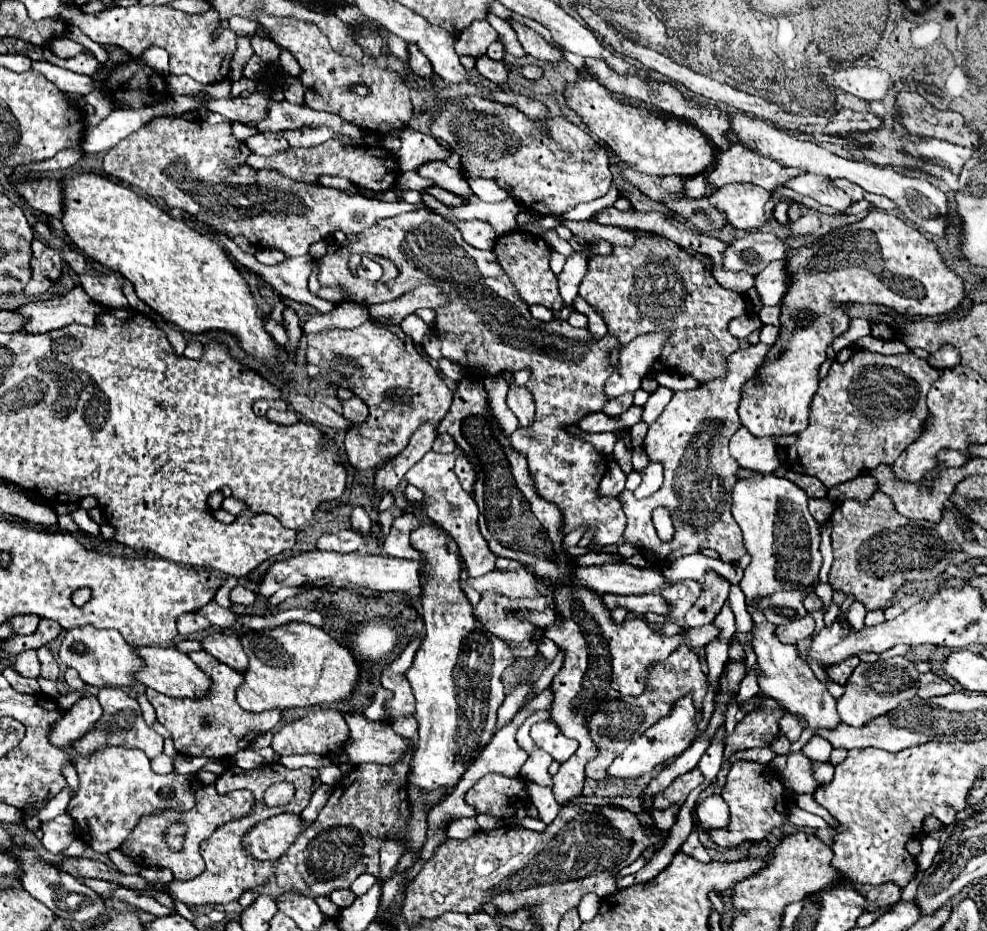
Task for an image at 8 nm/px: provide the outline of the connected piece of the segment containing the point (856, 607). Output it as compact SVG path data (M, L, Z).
M853 602L849 616L851 616L851 626L853 626L855 630L859 630L861 626L865 626L865 622L863 622L863 620L865 620L865 614L867 614L865 606L863 606L861 602Z

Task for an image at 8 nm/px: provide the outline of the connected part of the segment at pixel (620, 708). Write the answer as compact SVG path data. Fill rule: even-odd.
M677 648L663 664L657 664L655 670L651 670L651 680L647 684L647 692L643 692L641 696L627 696L627 698L621 698L621 700L613 700L613 702L607 702L607 704L601 704L599 712L595 712L595 716L591 716L591 738L595 740L597 748L599 748L599 756L595 760L591 760L585 768L585 774L597 782L605 782L607 780L607 766L635 740L639 738L647 728L651 728L663 714L667 714L671 710L671 704L679 698L679 696L685 696L687 692L693 692L695 694L695 704L697 708L701 708L701 702L703 702L703 696L707 694L707 676L701 672L699 668L699 658L695 656L693 650L689 648Z

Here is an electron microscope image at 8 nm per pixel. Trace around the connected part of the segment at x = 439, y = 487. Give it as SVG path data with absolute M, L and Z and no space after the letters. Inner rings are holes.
M458 449L450 454L440 454L431 450L417 464L413 464L409 468L409 472L405 474L405 480L409 484L421 488L427 494L427 500L425 500L427 516L431 516L431 520L435 520L439 526L443 526L447 532L451 532L451 536L455 536L455 542L459 544L461 556L465 560L467 576L469 578L479 578L479 576L495 570L497 556L489 550L487 540L479 532L479 526L477 526L479 510L477 510L477 504L475 504L473 496L469 492L463 492L463 488L459 484L459 478L453 472L459 453Z

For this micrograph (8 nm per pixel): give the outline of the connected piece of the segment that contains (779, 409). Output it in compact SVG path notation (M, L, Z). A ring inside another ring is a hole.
M873 210L861 222L835 228L809 248L793 250L787 254L787 268L791 272L791 284L783 298L781 336L767 354L763 368L743 386L745 412L739 412L739 416L753 436L789 436L807 428L809 404L819 388L819 366L825 360L825 350L849 326L843 302L883 304L903 316L937 316L951 312L967 296L963 278L945 264L933 240L925 238L915 226L911 228L911 224L905 224L895 214L879 210Z

